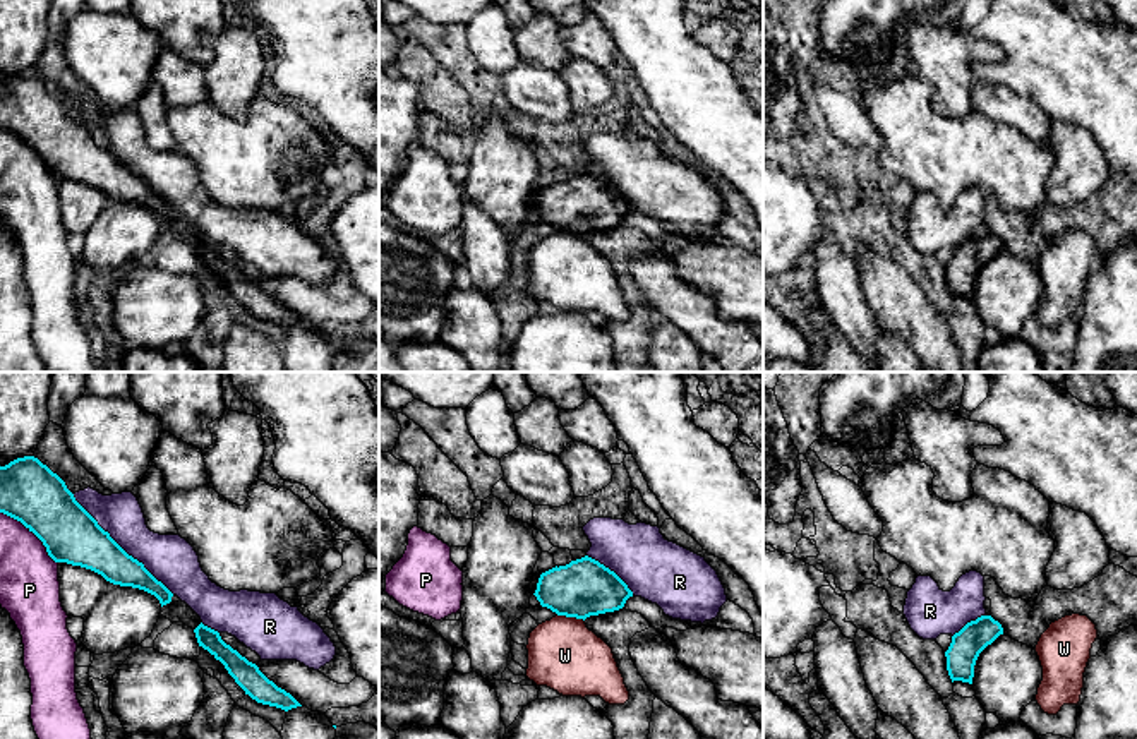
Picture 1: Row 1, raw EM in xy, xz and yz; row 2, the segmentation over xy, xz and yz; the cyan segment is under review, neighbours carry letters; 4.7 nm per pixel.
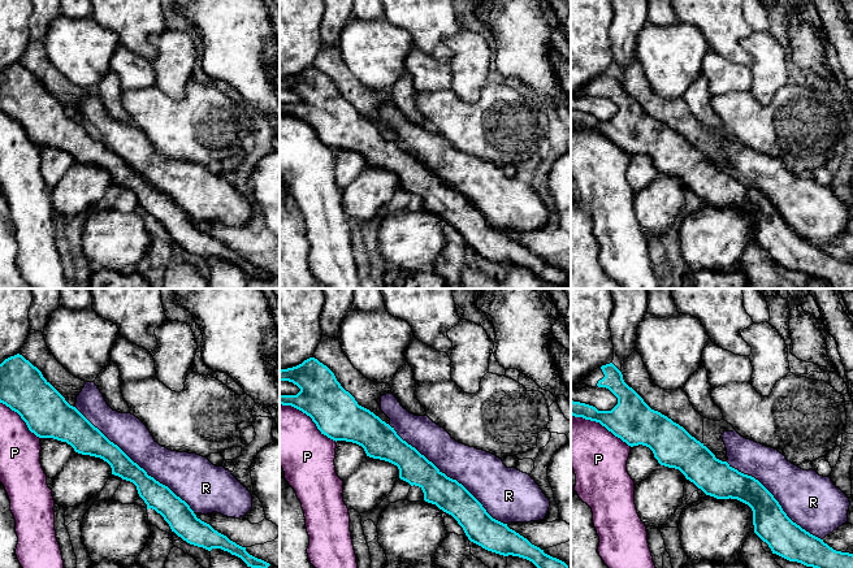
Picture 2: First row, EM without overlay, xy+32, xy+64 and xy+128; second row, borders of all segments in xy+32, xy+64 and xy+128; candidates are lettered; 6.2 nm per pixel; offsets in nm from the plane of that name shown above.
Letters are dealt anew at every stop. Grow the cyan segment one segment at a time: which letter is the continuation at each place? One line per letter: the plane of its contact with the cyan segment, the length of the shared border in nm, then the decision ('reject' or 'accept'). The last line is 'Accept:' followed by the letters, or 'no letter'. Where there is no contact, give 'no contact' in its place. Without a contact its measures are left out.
P: contact in xy; length 360 nm; reject
R: contact in xy; length 650 nm; accept
W: contact in xz; length 130 nm; reject
Accept: R

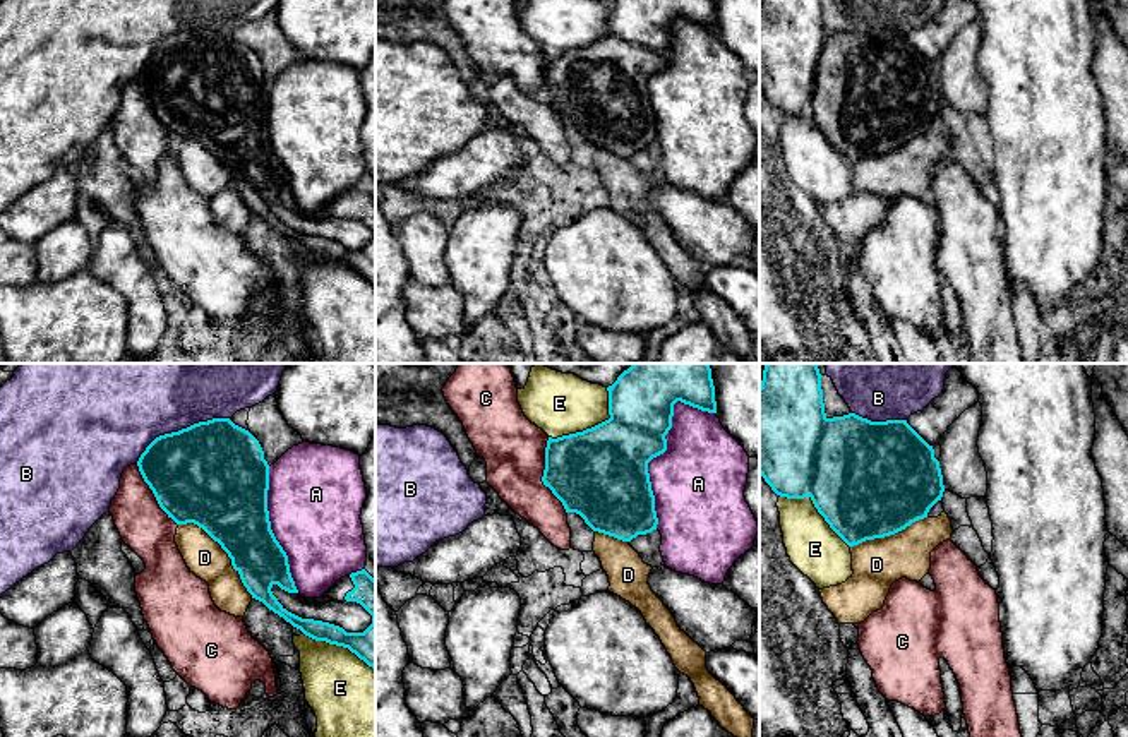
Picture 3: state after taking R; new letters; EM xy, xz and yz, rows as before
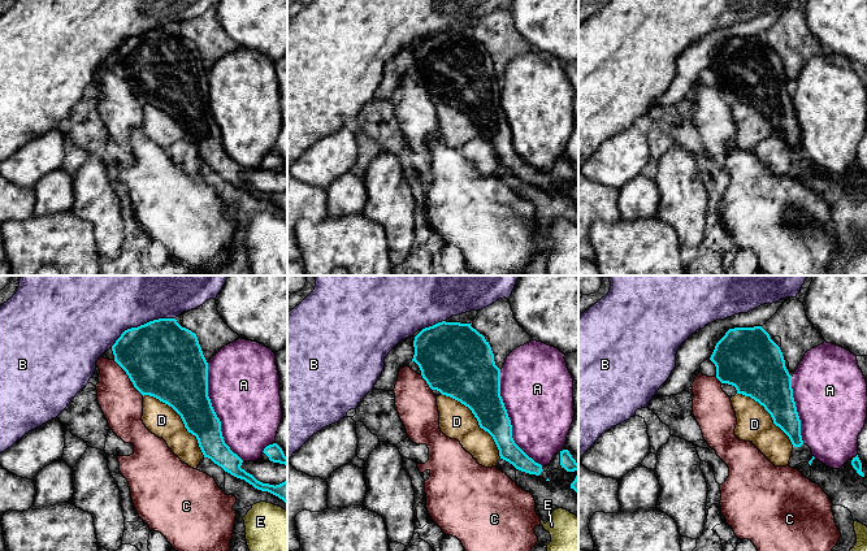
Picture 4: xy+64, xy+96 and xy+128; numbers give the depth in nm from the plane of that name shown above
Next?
A: contact in xz; length 600 nm; reject
B: contact in xy; length 500 nm; reject
C: contact in xz; length 380 nm; reject
D: contact in xy; length 500 nm; reject
E: contact in xz; length 360 nm; reject
Accept: no letter

